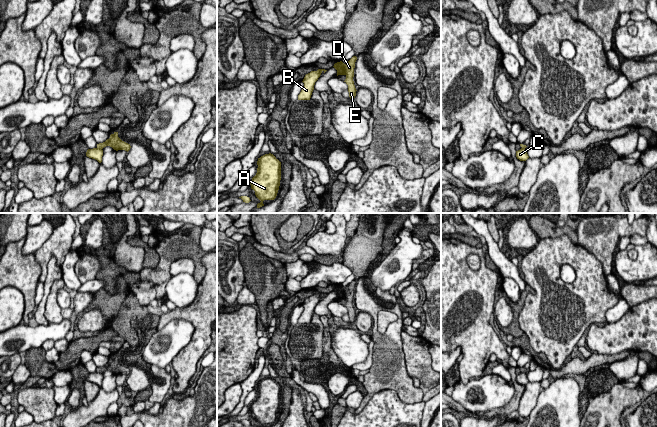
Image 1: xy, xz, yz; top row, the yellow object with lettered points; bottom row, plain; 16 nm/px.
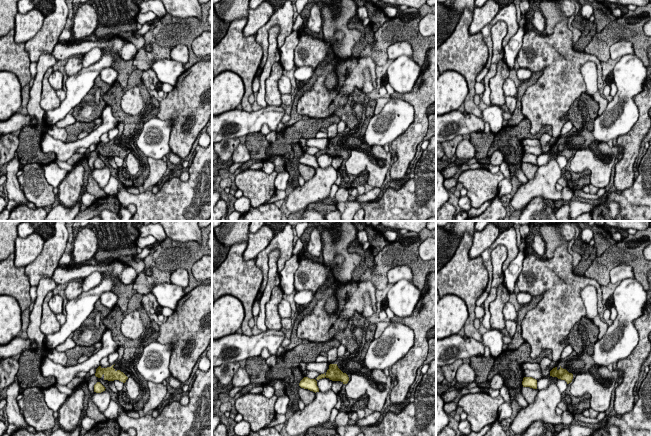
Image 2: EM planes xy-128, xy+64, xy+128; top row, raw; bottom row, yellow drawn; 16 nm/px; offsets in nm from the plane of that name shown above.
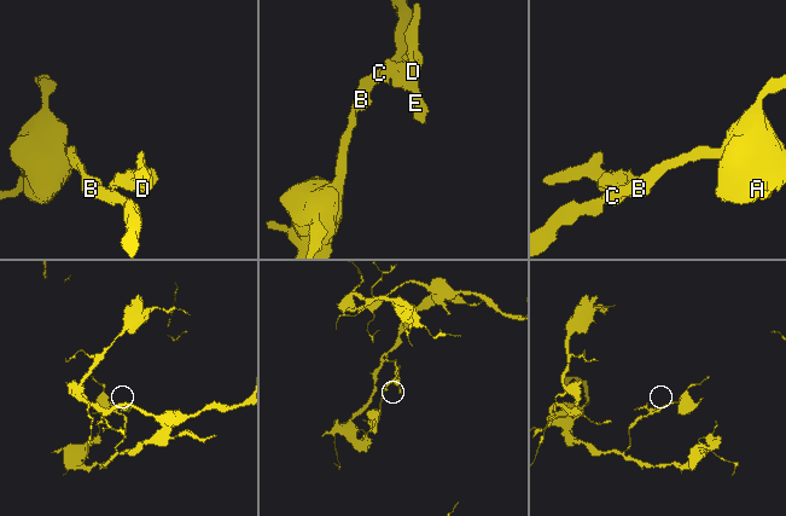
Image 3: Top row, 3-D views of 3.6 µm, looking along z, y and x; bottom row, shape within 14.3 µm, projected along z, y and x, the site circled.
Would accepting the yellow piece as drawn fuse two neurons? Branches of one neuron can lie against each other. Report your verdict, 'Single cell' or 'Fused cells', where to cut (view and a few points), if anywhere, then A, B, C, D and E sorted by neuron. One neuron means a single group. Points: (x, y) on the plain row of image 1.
Fused cells. Split along xy (97, 371), (101, 373). Groups: A B C / D E

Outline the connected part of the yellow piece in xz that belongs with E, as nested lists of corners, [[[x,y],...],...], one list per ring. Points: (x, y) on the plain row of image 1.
[[[353,280],[347,288],[344,288],[342,285],[334,288],[334,292],[337,294],[338,299],[345,299],[345,307],[348,309],[348,316],[350,323],[354,323],[356,320],[356,312],[354,309],[353,301],[354,301],[354,292],[355,286],[357,284],[356,280]]]

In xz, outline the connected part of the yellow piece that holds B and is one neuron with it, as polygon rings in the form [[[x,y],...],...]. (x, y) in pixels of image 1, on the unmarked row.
[[[318,293],[317,295],[311,295],[305,299],[302,305],[304,307],[304,311],[298,319],[298,324],[310,324],[315,306],[318,304],[323,295],[324,293]]]

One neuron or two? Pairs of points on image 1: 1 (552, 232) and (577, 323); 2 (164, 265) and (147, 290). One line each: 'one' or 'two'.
1: two
2: two

